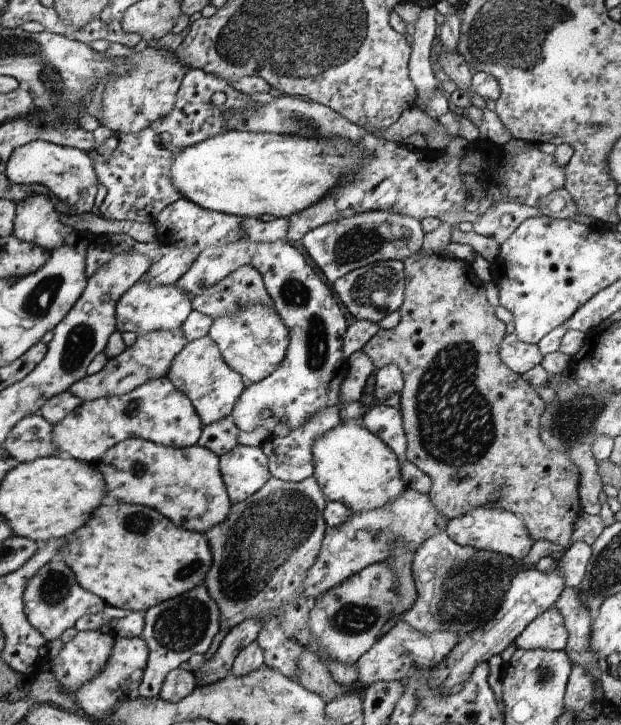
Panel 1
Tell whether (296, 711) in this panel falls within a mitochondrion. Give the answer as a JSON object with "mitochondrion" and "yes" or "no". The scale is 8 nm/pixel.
{"mitochondrion":"yes"}

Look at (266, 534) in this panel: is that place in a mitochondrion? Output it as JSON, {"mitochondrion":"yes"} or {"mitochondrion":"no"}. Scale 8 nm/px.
{"mitochondrion":"yes"}

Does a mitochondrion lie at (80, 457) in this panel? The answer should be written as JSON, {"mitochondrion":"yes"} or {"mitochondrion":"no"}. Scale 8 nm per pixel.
{"mitochondrion":"no"}

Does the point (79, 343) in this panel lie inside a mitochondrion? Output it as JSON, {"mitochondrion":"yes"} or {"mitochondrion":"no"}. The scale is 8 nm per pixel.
{"mitochondrion":"yes"}

